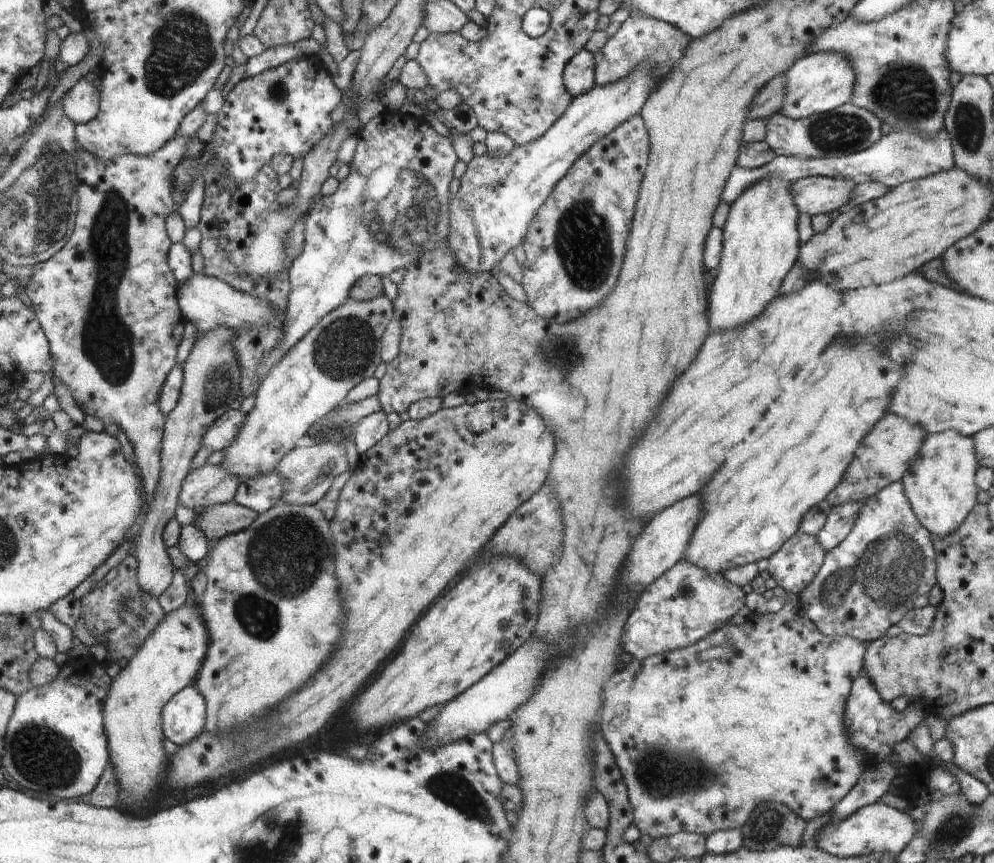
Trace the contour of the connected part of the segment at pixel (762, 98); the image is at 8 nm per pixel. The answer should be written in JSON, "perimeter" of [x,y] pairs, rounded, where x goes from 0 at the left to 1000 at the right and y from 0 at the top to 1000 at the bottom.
{"perimeter":[[[781,87],[774,93],[759,112],[752,137],[772,138],[785,131],[789,118],[791,96],[790,87]]]}

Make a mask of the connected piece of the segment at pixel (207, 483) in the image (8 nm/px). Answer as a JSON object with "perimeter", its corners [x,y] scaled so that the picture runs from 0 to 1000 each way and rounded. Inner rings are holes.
{"perimeter":[[[206,539],[193,543],[187,550],[179,584],[195,591],[231,582],[244,557],[225,539]]]}

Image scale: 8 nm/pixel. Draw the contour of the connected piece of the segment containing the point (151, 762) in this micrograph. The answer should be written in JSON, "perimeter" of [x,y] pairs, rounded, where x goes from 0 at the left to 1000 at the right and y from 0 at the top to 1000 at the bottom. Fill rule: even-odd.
{"perimeter":[[[185,699],[177,707],[166,710],[163,721],[153,731],[145,746],[130,762],[128,772],[116,783],[110,793],[109,808],[105,816],[105,845],[109,856],[110,878],[115,888],[115,897],[119,904],[121,915],[125,918],[123,925],[123,941],[133,946],[148,942],[141,941],[149,934],[149,925],[153,922],[159,904],[167,890],[169,876],[165,869],[164,832],[165,818],[189,794],[195,794],[201,781],[204,767],[207,765],[211,749],[211,736],[203,723],[201,700],[190,701]]]}

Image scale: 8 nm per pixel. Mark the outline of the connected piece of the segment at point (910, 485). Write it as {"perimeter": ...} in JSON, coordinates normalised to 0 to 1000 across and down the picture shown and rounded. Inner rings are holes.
{"perimeter":[[[961,498],[933,502],[923,533],[905,557],[923,600],[941,625],[959,618],[983,586],[982,549],[978,506]]]}

